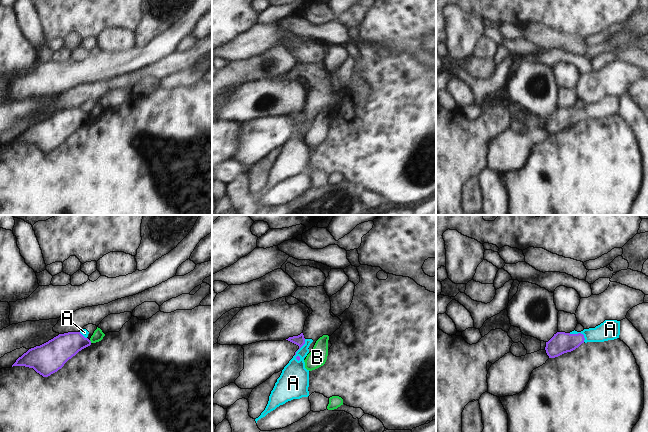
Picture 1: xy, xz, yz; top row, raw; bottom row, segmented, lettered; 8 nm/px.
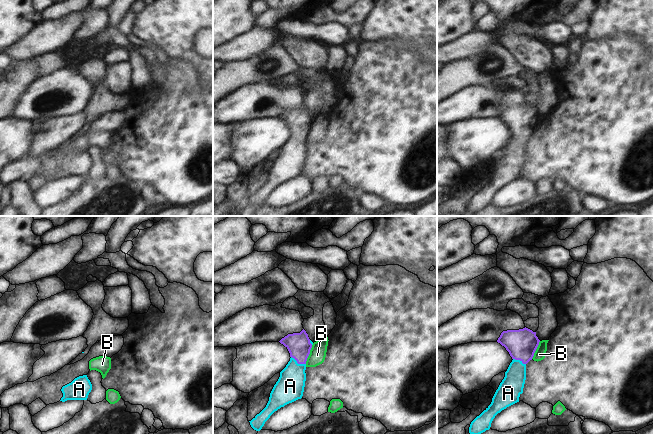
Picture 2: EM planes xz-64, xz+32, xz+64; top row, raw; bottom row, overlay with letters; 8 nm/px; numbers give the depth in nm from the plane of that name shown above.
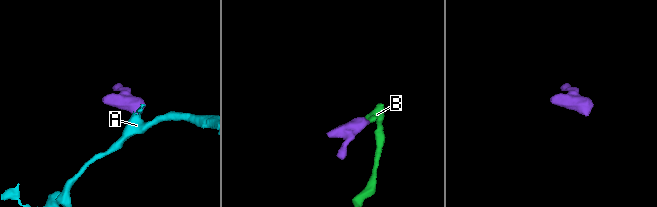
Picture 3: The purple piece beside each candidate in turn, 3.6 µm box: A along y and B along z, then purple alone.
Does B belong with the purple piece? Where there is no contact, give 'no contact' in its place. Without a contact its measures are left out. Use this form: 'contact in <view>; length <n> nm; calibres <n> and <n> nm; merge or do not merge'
contact in xy; length 30 nm; calibres 220 and 90 nm; do not merge

